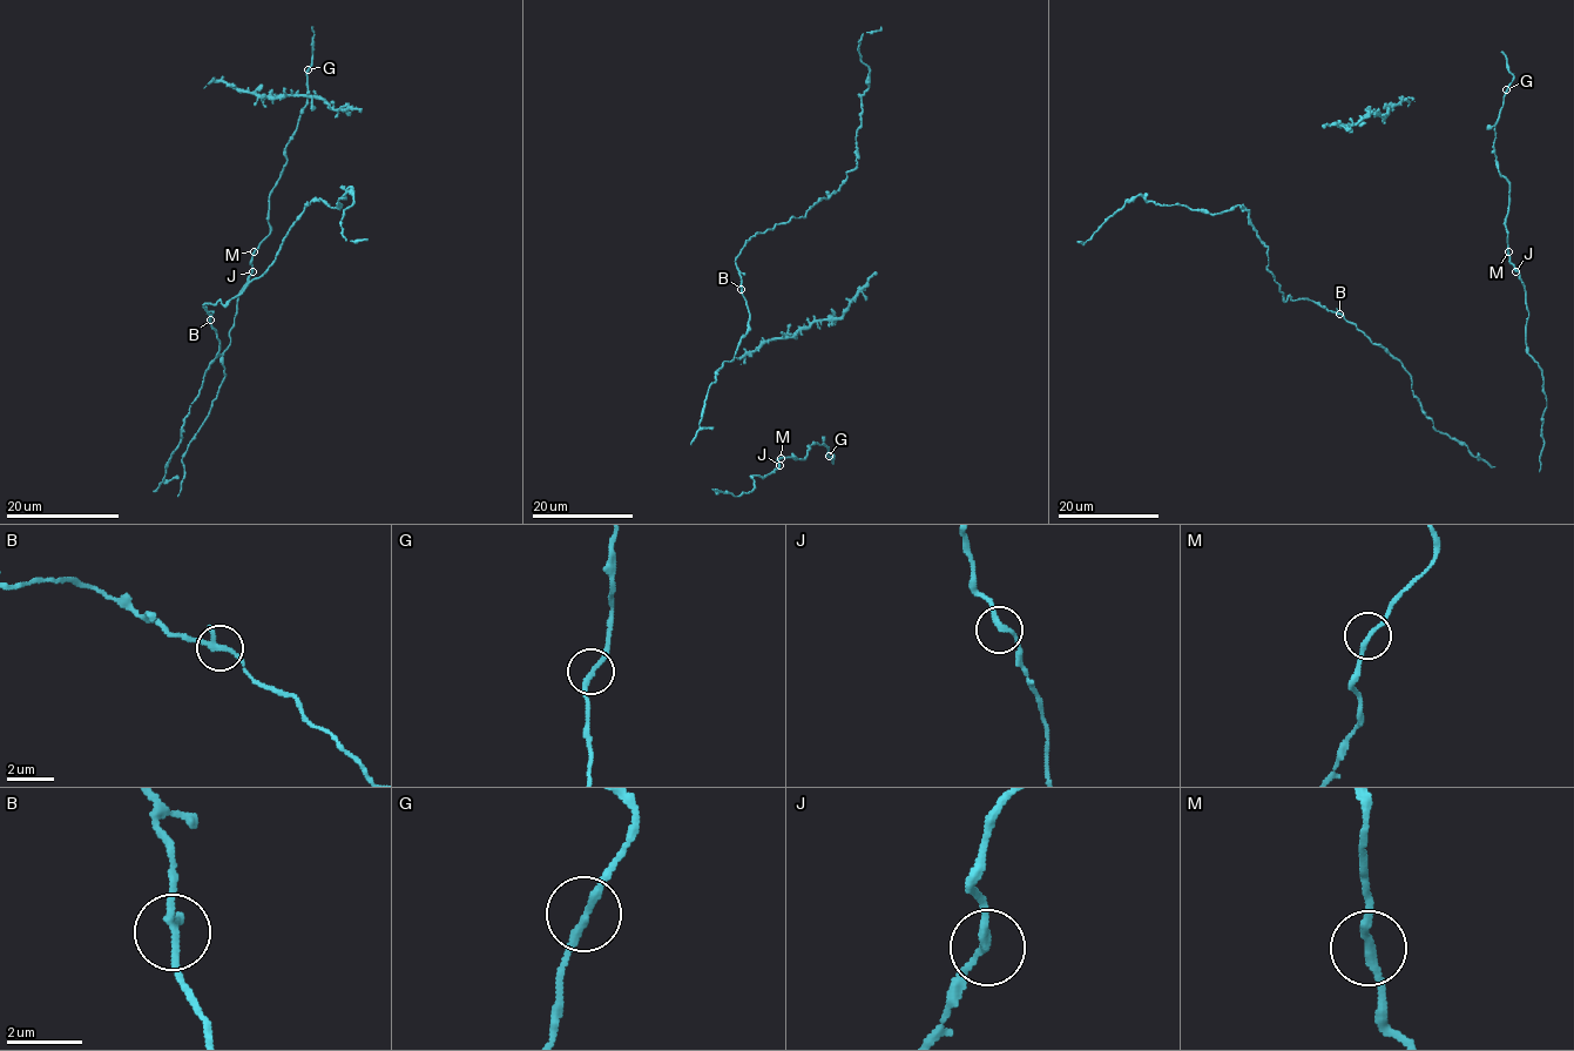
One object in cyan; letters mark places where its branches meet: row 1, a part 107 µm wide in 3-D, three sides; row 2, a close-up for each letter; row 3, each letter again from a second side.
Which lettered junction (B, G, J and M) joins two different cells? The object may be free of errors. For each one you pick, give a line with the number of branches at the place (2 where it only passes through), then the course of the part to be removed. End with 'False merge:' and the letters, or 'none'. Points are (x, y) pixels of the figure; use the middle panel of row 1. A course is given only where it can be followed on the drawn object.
False merge: none

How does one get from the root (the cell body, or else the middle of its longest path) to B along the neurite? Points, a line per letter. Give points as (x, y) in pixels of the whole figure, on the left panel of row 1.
B: (157, 487), (180, 443), (183, 418), (200, 393), (203, 375), (217, 356), (218, 339), (210, 319)

